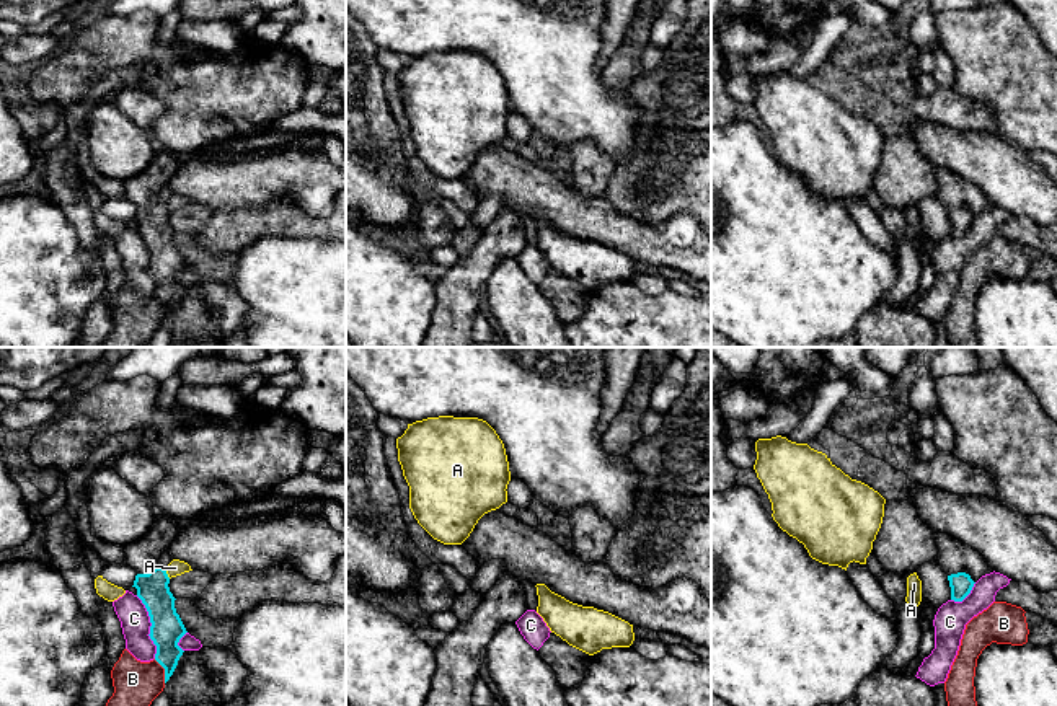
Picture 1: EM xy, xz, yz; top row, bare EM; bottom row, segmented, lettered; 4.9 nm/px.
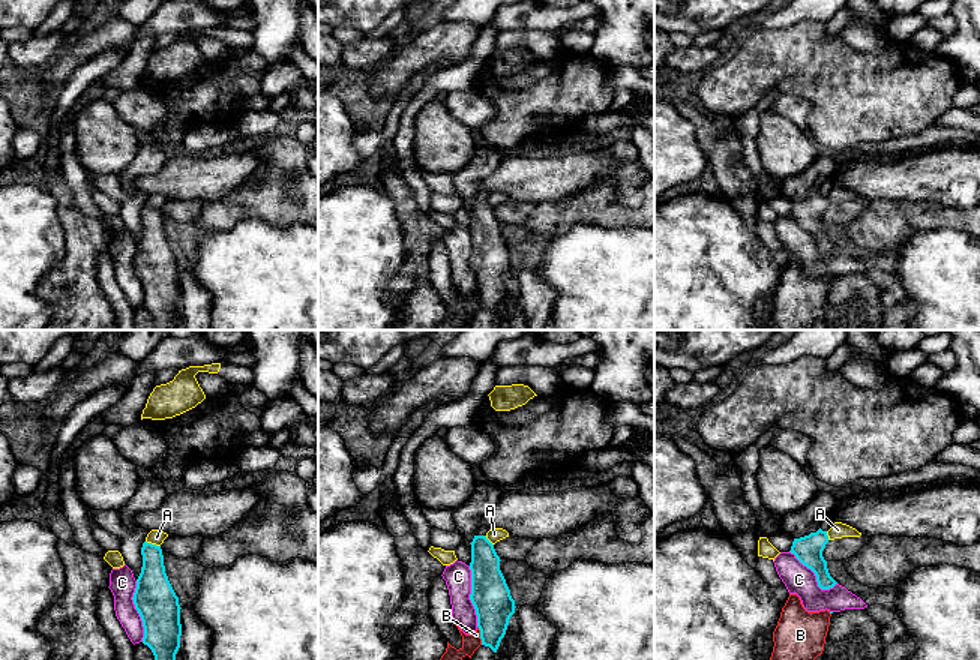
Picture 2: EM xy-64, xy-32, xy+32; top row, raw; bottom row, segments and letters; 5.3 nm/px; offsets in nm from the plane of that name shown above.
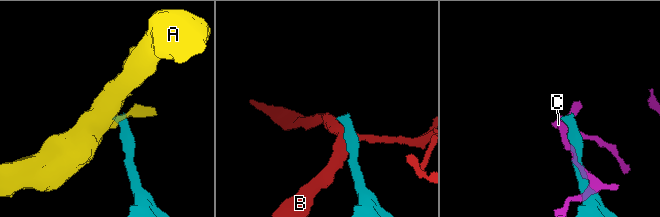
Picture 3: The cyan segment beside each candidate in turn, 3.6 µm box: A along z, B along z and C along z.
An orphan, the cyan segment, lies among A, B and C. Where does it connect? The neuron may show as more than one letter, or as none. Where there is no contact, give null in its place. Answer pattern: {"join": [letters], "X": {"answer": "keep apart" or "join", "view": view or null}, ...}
{"join": [], "A": {"answer": "keep apart", "view": "xy"}, "B": {"answer": "keep apart", "view": "xy"}, "C": {"answer": "keep apart", "view": "xy"}}

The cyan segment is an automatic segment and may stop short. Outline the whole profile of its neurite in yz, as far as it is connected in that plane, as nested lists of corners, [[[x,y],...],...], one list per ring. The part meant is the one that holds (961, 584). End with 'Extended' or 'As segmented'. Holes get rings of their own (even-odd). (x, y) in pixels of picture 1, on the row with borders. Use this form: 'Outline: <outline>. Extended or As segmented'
Outline: [[[941,532],[935,533],[938,561],[948,574],[951,600],[962,602],[974,584],[993,572],[985,558],[972,546]]]. Extended

